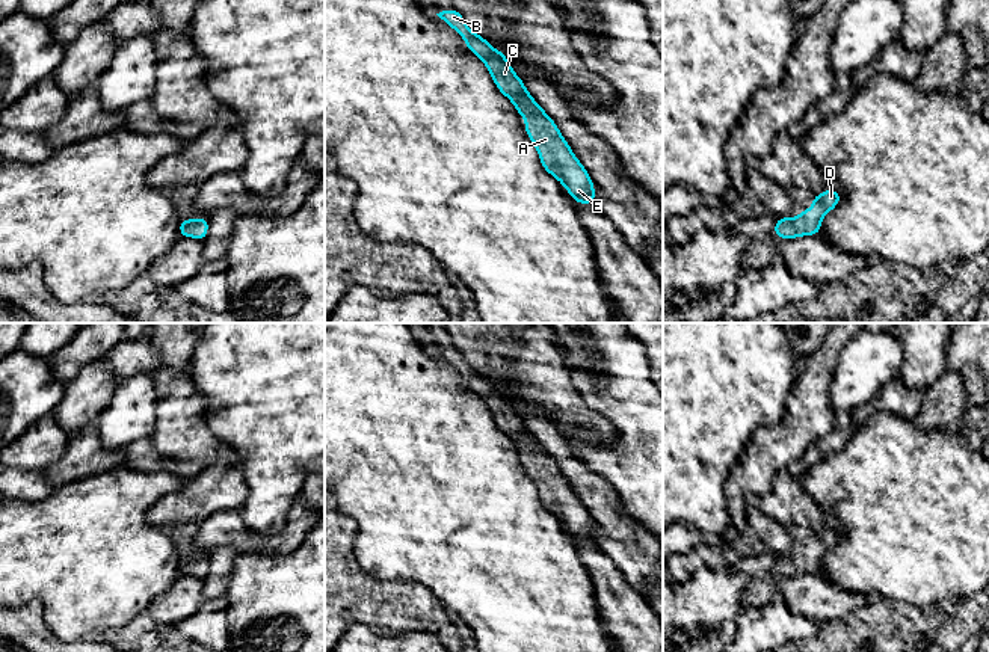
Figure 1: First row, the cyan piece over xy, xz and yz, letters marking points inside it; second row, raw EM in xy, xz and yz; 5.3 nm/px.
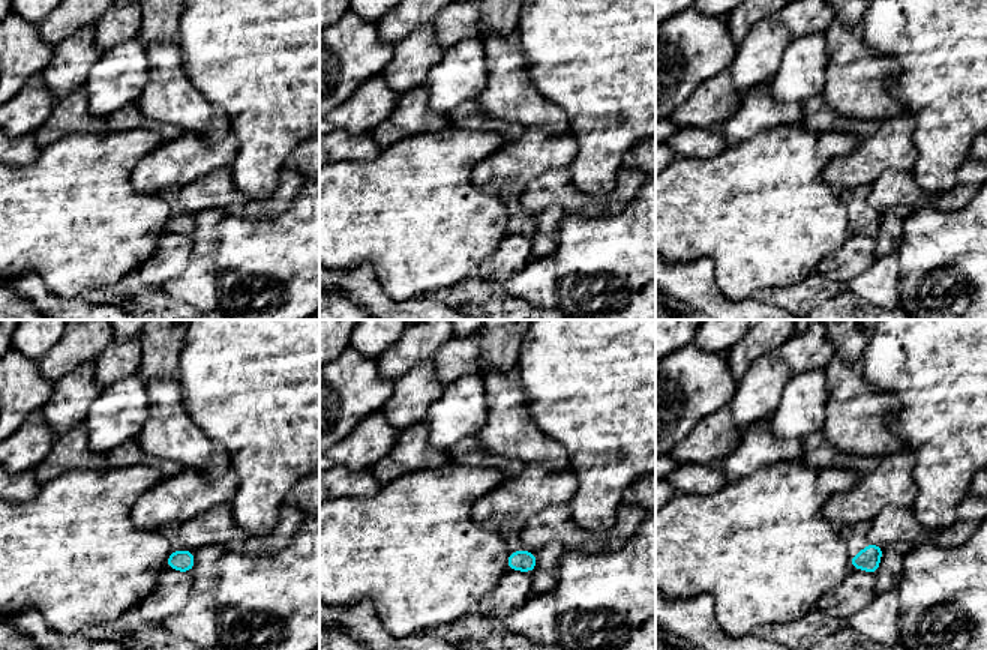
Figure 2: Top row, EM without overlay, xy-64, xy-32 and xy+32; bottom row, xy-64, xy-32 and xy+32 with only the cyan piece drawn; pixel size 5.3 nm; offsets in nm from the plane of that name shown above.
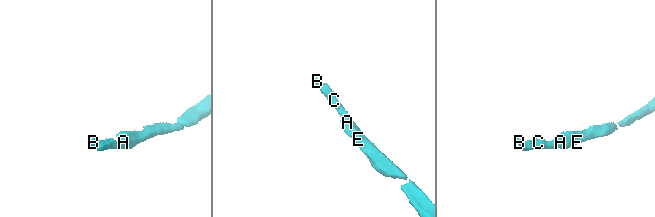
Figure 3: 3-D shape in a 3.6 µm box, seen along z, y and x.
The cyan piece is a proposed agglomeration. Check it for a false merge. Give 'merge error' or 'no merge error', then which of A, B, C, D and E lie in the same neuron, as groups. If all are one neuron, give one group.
no merge error | A B C D E

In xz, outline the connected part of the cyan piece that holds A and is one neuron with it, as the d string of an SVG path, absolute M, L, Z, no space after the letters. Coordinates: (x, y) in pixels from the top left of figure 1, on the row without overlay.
M456 347L436 353L464 376L473 392L485 400L498 429L513 441L518 453L525 456L524 468L538 487L542 506L562 521L575 540L596 543L595 524L587 509L574 494L556 460L528 432L524 420L507 400L507 394L473 370Z

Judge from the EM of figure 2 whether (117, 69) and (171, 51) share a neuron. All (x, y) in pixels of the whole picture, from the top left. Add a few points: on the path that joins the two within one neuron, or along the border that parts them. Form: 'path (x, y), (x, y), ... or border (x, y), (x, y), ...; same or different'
border (146, 48), (147, 84), (140, 93); different

